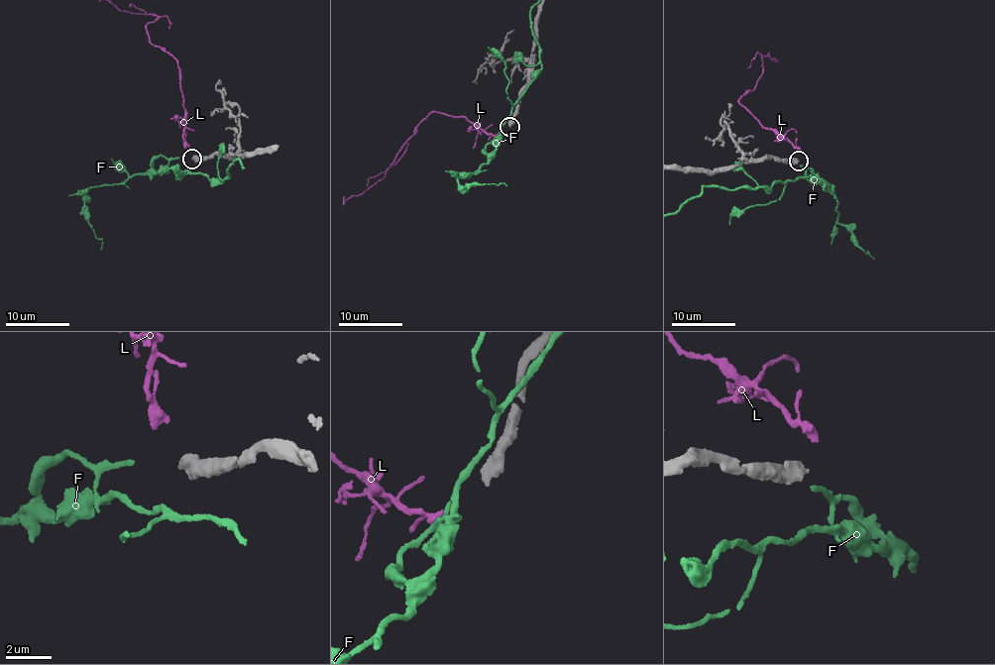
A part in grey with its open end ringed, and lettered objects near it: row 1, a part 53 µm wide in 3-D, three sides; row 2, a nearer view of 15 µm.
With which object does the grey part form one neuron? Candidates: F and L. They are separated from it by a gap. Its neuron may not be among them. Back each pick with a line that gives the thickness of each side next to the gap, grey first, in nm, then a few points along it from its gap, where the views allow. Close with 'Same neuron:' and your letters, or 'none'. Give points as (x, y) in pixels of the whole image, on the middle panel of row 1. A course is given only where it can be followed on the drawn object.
Same neuron: none

